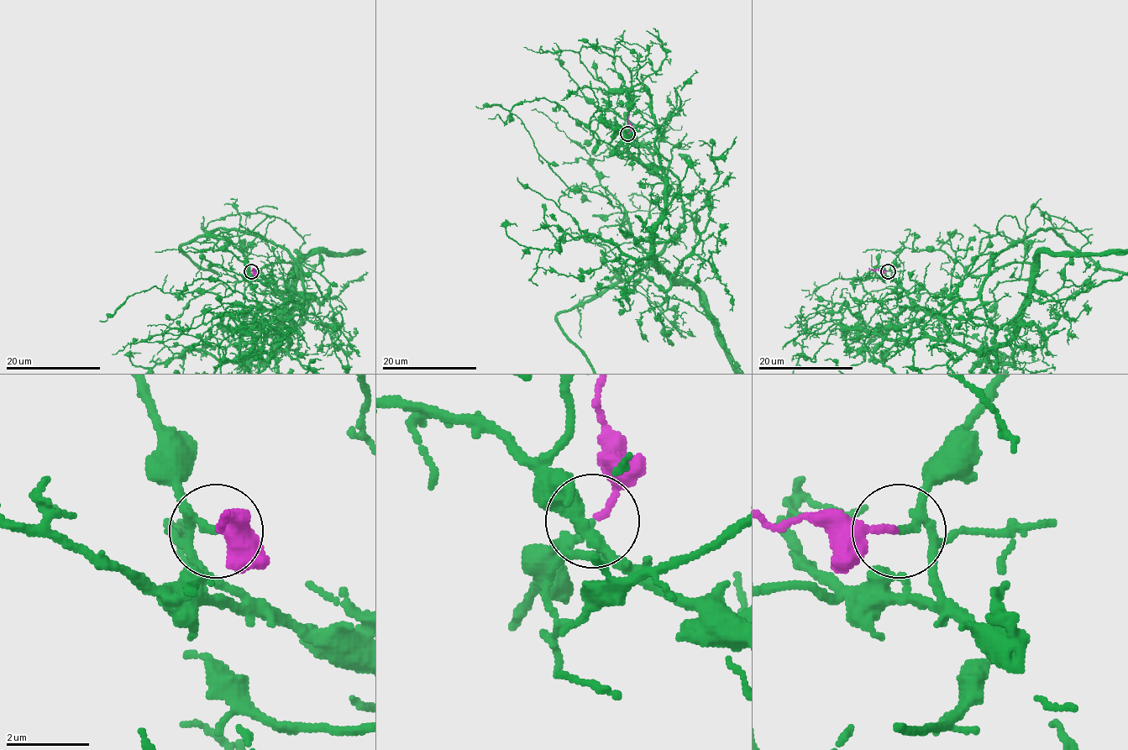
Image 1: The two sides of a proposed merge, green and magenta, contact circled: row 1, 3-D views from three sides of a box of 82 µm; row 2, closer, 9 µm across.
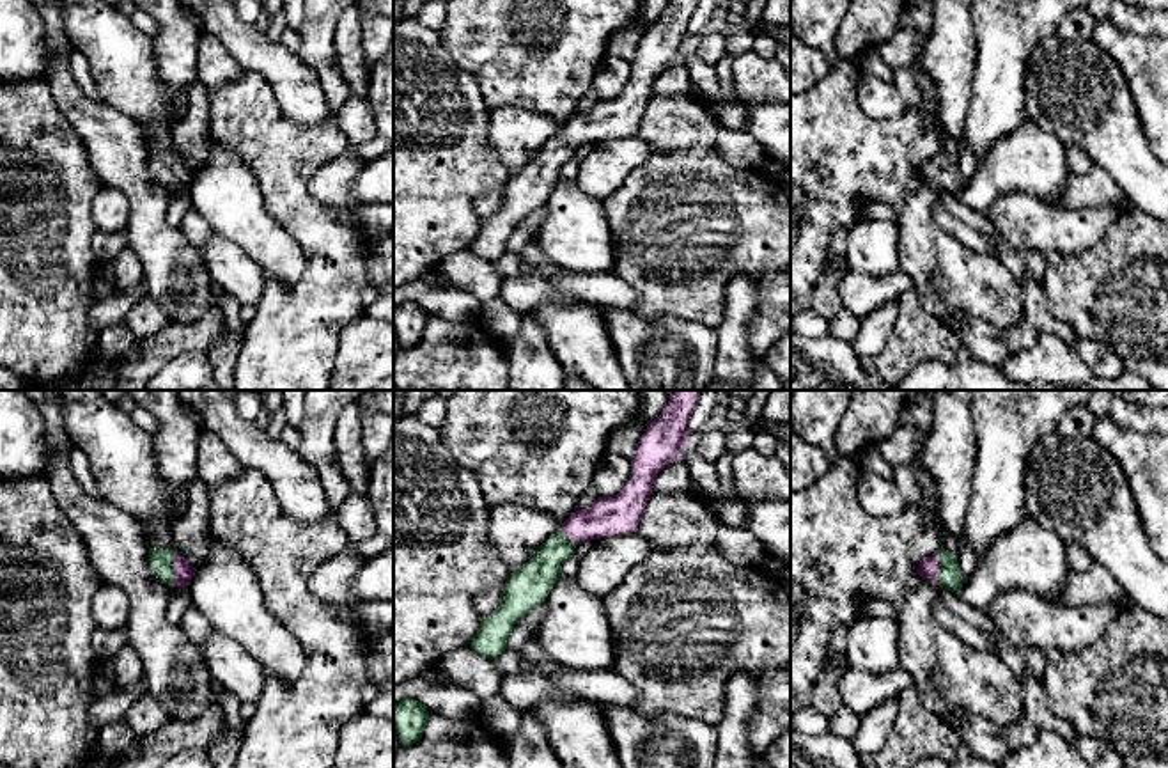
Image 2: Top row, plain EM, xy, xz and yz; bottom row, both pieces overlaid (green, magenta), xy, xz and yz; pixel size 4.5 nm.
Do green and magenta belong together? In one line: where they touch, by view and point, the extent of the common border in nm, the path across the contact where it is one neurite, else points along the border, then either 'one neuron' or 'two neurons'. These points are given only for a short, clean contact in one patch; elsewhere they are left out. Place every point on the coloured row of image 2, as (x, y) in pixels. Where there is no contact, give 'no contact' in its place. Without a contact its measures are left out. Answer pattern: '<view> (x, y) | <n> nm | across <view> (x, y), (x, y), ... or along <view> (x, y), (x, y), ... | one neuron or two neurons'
xy (171, 568) | 150 nm | across xy (160, 561), (171, 568), (183, 573) | one neuron

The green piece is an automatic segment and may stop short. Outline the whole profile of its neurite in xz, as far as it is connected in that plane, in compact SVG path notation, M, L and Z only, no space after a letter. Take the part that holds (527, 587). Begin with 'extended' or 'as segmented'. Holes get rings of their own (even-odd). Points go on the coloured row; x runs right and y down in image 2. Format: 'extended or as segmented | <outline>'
extended | M670 390L666 408L647 424L636 445L627 484L613 497L599 497L590 507L576 509L526 564L510 573L500 607L480 619L471 649L489 660L500 656L514 624L546 601L562 564L580 543L638 530L654 479L679 459L682 445L691 440L688 422L698 396L700 390Z

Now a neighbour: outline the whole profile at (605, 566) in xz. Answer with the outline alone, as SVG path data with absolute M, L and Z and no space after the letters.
M638 532L594 539L572 578L587 592L604 598L624 582L631 568L647 559L649 552L649 541Z

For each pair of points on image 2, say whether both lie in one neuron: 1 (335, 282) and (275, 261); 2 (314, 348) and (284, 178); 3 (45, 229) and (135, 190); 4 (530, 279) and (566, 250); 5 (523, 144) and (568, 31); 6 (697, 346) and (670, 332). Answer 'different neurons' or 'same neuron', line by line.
1: different neurons
2: same neuron
3: different neurons
4: different neurons
5: different neurons
6: same neuron

